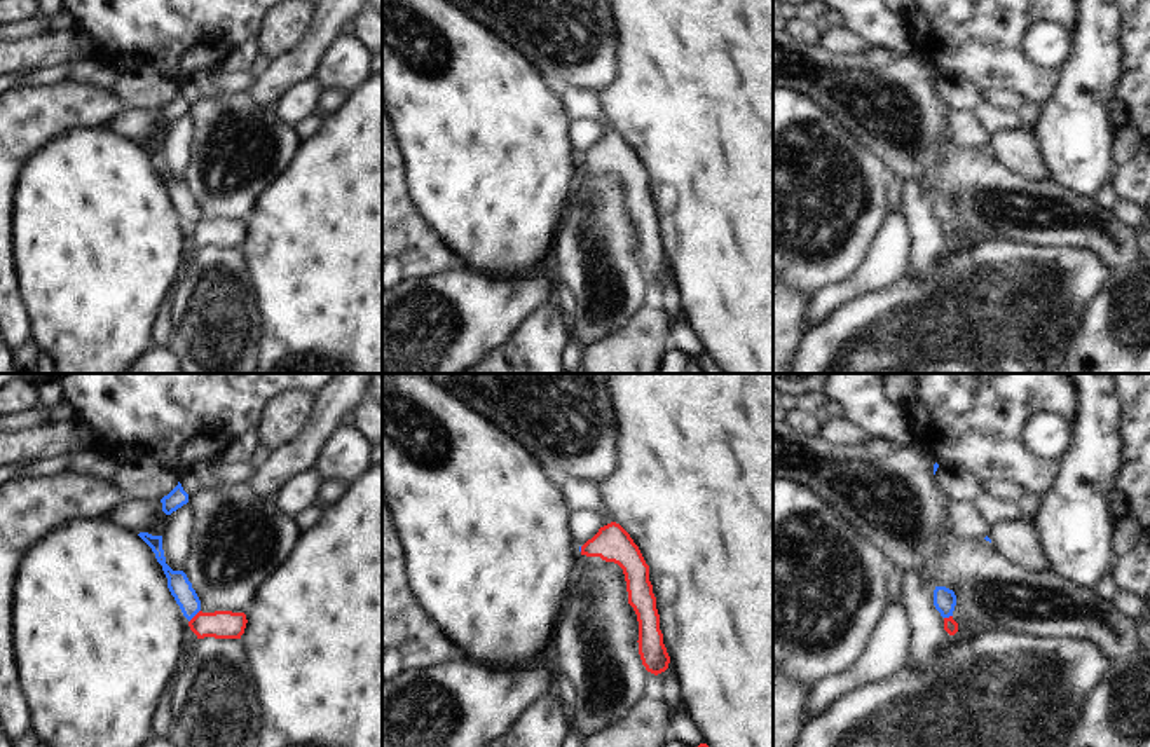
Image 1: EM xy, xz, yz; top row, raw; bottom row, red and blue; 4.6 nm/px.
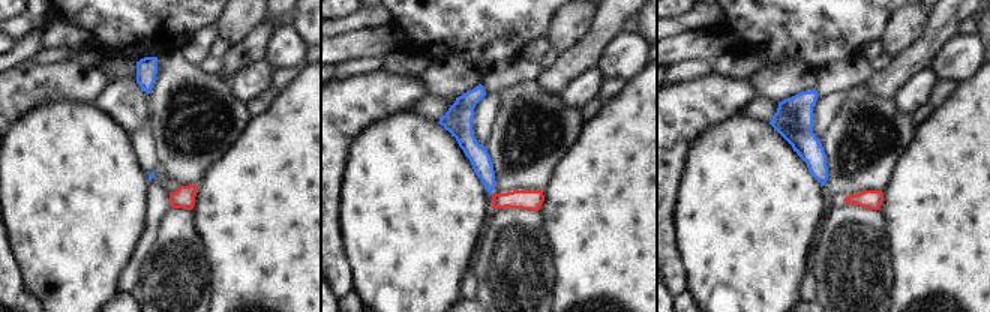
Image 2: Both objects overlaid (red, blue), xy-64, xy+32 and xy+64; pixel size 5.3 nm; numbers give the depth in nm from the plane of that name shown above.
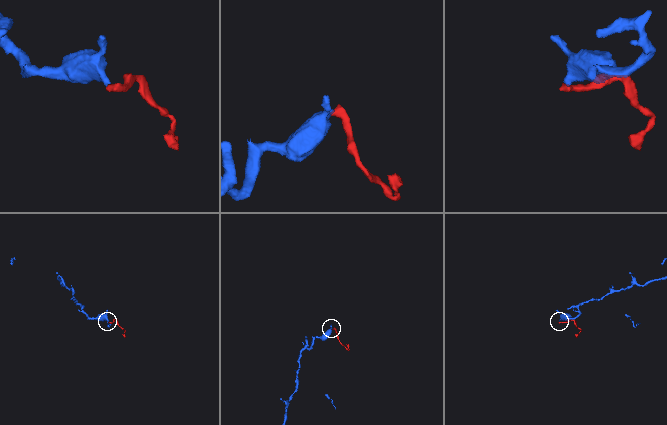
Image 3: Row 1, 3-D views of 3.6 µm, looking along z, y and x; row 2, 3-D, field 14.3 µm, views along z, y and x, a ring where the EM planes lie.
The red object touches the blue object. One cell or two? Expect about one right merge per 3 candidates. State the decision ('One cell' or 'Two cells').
Two cells

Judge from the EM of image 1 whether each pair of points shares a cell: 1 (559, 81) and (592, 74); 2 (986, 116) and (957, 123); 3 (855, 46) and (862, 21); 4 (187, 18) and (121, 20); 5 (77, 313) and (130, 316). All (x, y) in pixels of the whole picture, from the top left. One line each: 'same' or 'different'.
1: same
2: different
3: different
4: same
5: same

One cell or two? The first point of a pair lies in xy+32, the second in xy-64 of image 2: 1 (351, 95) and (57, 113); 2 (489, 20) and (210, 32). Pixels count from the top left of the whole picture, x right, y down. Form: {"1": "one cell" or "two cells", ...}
{"1": "two cells", "2": "two cells"}

